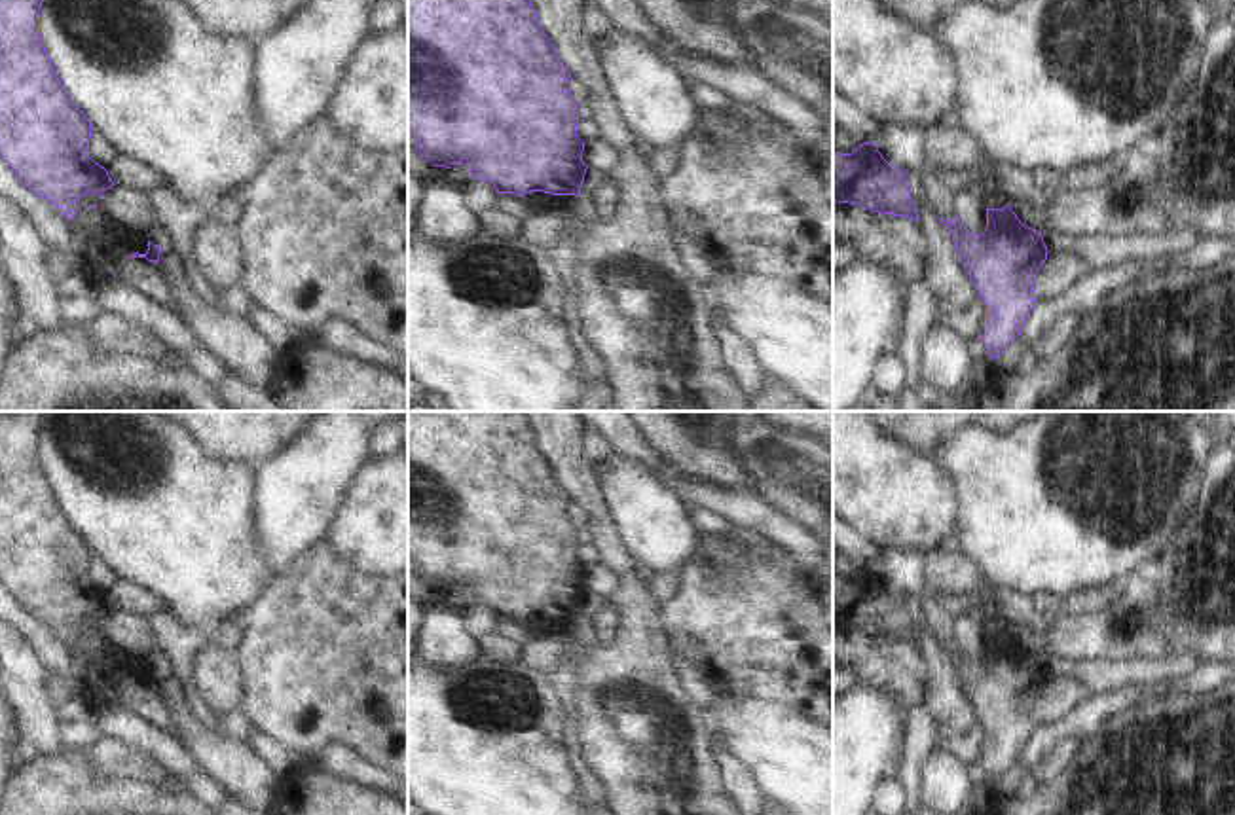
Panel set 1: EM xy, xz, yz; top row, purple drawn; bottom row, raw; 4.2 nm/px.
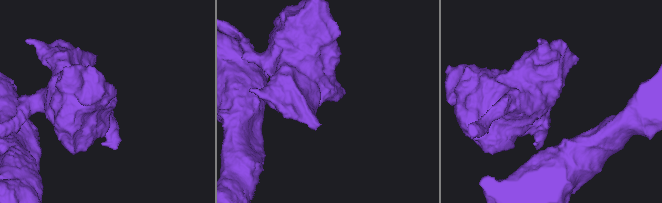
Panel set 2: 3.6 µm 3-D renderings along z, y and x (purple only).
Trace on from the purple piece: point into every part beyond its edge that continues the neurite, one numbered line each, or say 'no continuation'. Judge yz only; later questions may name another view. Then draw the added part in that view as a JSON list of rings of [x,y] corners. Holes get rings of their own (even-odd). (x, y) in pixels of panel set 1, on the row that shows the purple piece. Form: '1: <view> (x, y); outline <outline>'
no continuation

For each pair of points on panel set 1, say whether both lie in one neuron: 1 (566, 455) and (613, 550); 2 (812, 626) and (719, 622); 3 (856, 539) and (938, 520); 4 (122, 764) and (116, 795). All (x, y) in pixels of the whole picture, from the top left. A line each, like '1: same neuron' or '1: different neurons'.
1: same neuron
2: same neuron
3: different neurons
4: different neurons

